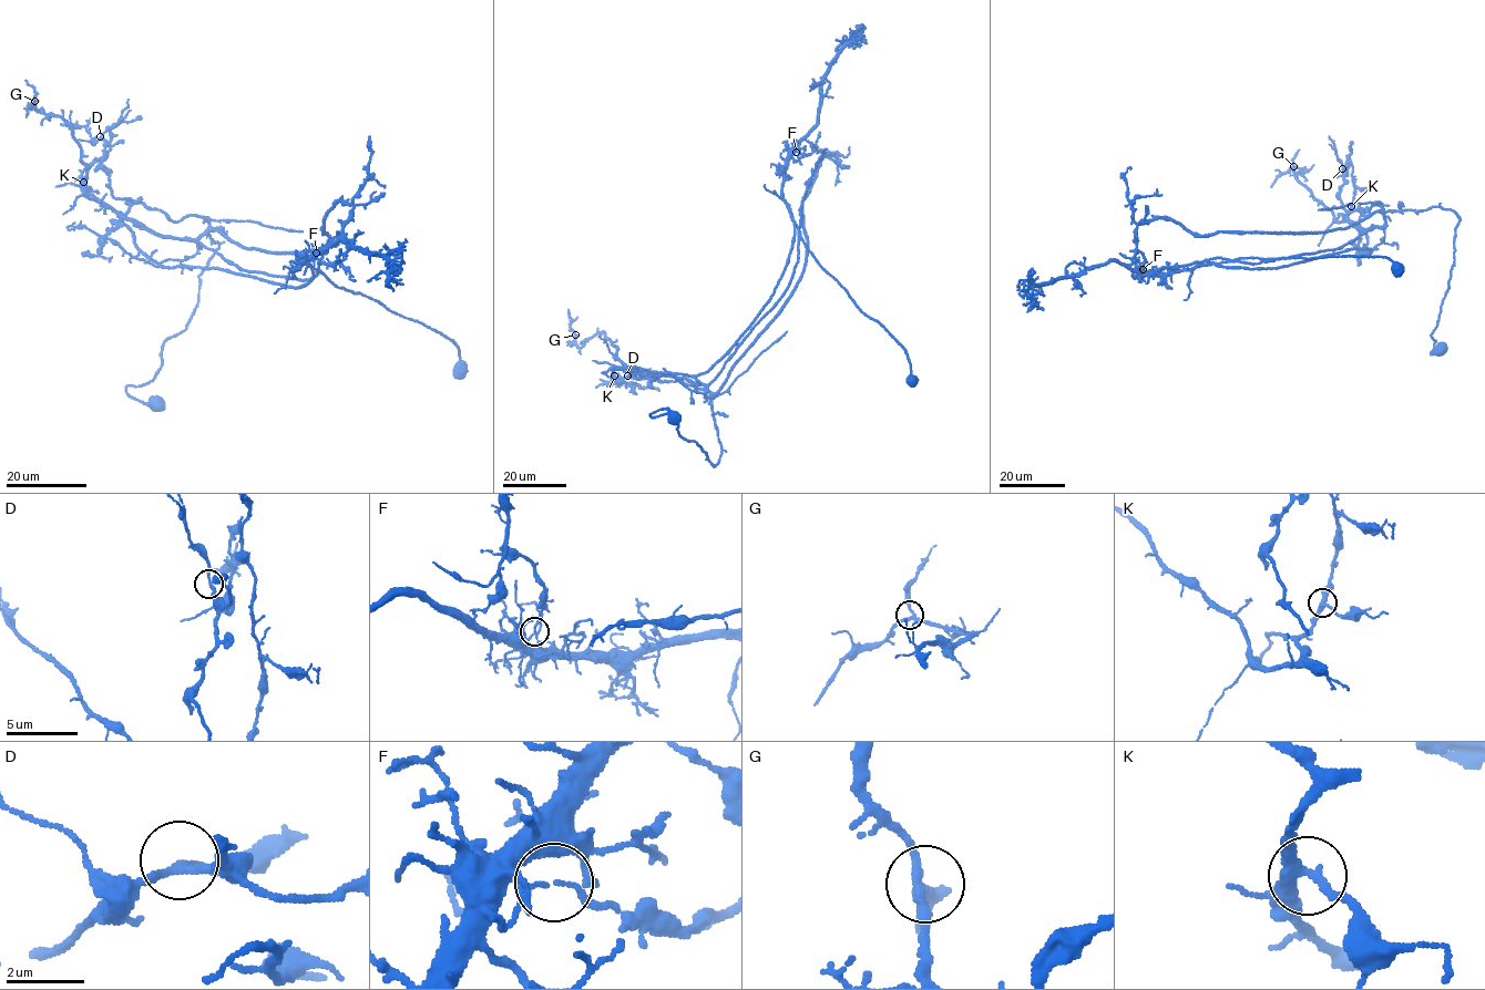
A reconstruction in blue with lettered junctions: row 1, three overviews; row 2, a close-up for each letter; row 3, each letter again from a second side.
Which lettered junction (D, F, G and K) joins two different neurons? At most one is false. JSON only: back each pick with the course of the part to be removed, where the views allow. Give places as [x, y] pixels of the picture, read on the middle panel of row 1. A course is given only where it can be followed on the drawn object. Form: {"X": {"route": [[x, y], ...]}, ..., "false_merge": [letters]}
{"F": {"route": [[796, 152], [782, 183], [795, 240], [755, 320], [697, 375], [655, 380], [613, 367]]}, "false_merge": ["F"]}

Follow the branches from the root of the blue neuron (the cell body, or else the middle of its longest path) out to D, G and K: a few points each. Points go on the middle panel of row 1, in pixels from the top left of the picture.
D: (673, 416), (651, 413), (669, 413), (717, 463), (713, 395), (635, 365), (627, 375)
G: (673, 416), (651, 413), (669, 413), (717, 463), (705, 388), (632, 370), (602, 332), (582, 347), (575, 334)
K: (673, 416), (651, 413), (669, 413), (717, 463), (705, 388), (628, 368), (614, 375)

